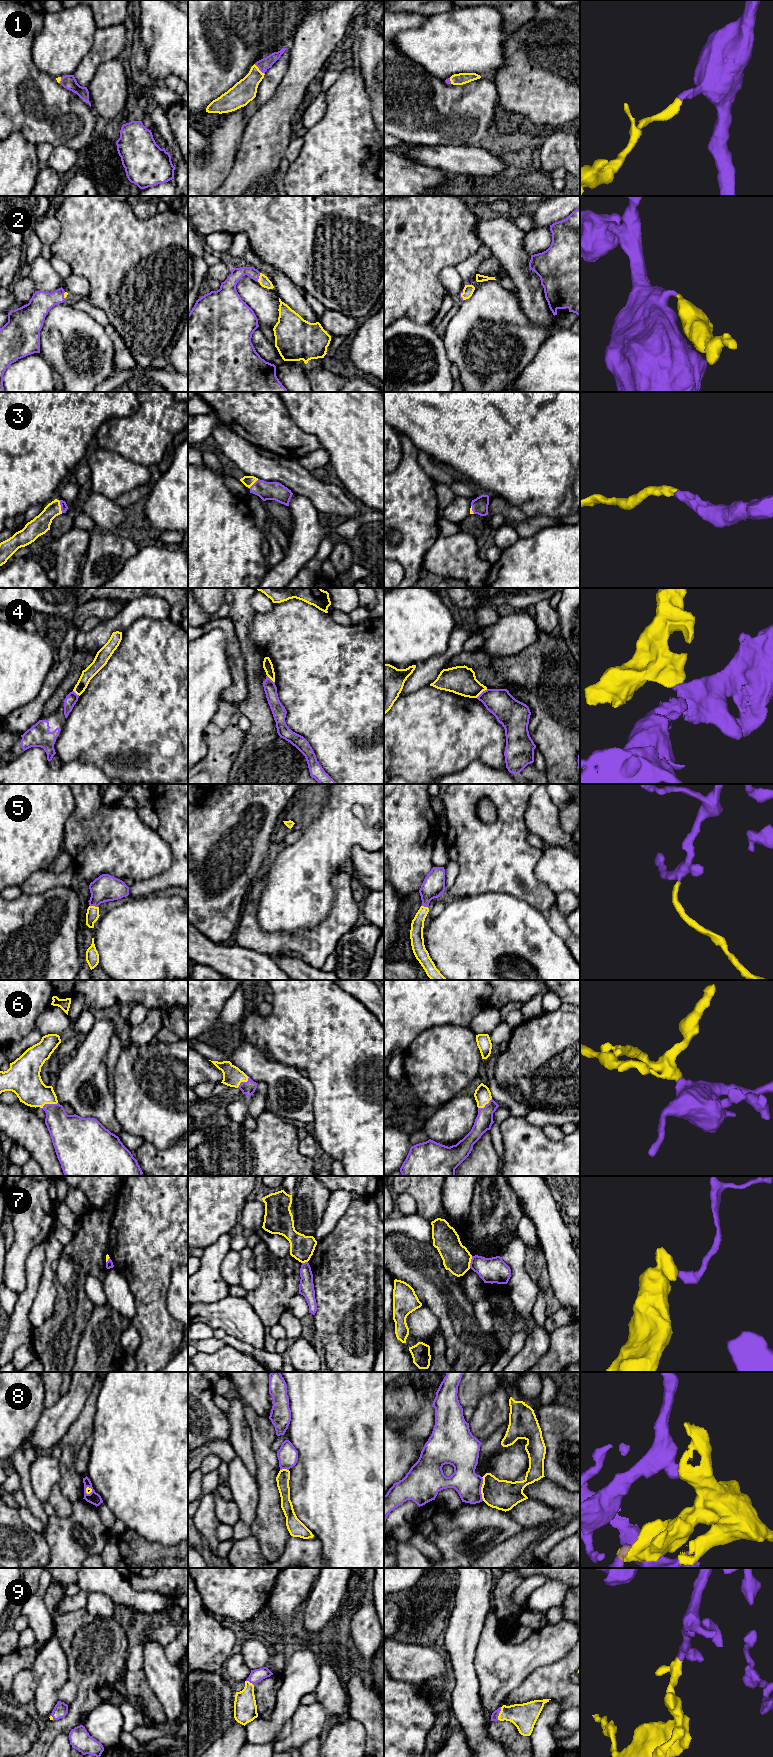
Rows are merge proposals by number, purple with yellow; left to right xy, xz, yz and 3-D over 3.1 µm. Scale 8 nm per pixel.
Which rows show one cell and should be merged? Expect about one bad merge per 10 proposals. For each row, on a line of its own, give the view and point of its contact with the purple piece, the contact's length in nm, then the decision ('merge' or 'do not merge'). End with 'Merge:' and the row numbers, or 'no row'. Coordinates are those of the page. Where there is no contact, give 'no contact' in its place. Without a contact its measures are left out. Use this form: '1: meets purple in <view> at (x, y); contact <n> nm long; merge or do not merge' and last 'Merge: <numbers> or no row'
1: meets purple in xz at (259, 69); contact 120 nm long; merge
2: meets purple in xz at (258, 277); contact 70 nm long; merge
3: meets purple in xy at (61, 506); contact 110 nm long; merge
4: meets purple in yz at (482, 692); contact 120 nm long; do not merge
5: meets purple in xy at (94, 905); contact 70 nm long; merge
6: meets purple in xy at (49, 1104); contact 140 nm long; merge
7: meets purple in yz at (471, 1262); contact 100 nm long; do not merge
8: meets purple in yz at (480, 1489); contact 190 nm long; do not merge
9: meets purple in yz at (498, 1713); contact 110 nm long; merge
Merge: 1, 2, 3, 5, 6, 9

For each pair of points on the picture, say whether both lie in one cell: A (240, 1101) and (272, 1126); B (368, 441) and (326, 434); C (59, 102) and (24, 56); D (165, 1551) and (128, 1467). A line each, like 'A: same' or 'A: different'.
A: different
B: same
C: same
D: different

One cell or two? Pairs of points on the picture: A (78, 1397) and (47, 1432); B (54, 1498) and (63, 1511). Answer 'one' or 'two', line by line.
A: one
B: one

